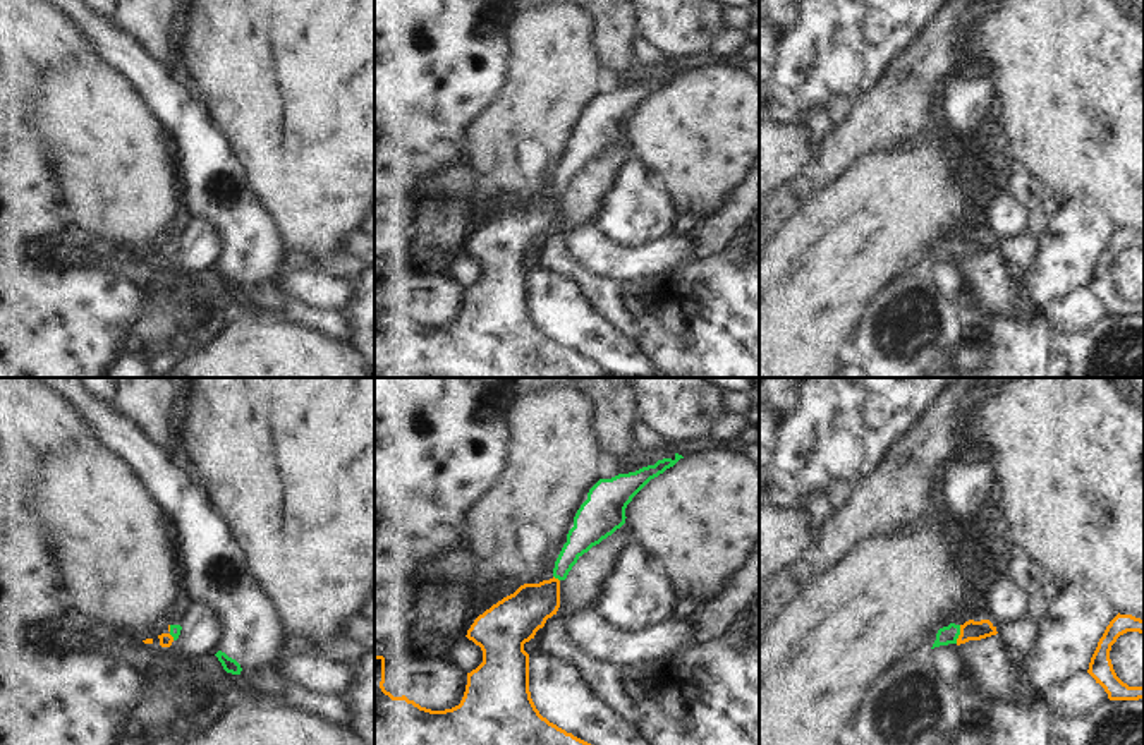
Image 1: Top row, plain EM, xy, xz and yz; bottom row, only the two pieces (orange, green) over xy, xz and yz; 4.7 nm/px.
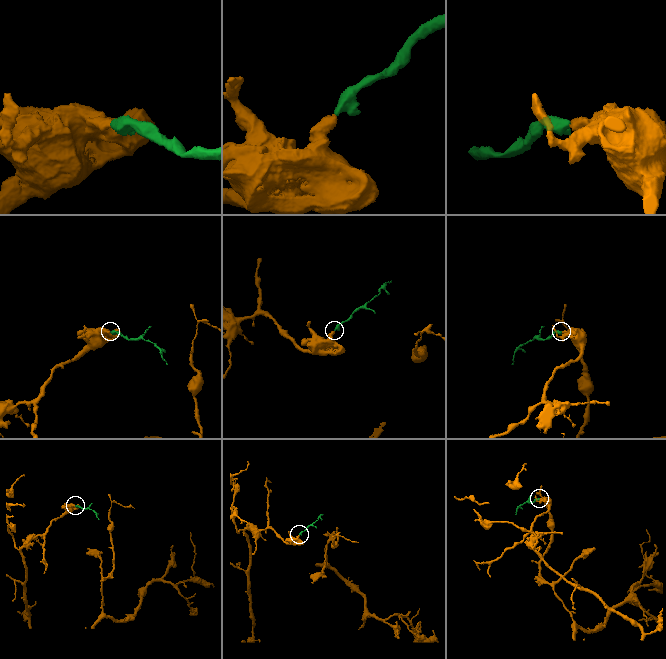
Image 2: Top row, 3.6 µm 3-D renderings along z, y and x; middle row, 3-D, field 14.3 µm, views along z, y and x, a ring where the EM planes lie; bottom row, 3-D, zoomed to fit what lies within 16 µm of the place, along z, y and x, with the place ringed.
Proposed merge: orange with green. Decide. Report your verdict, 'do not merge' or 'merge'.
merge

